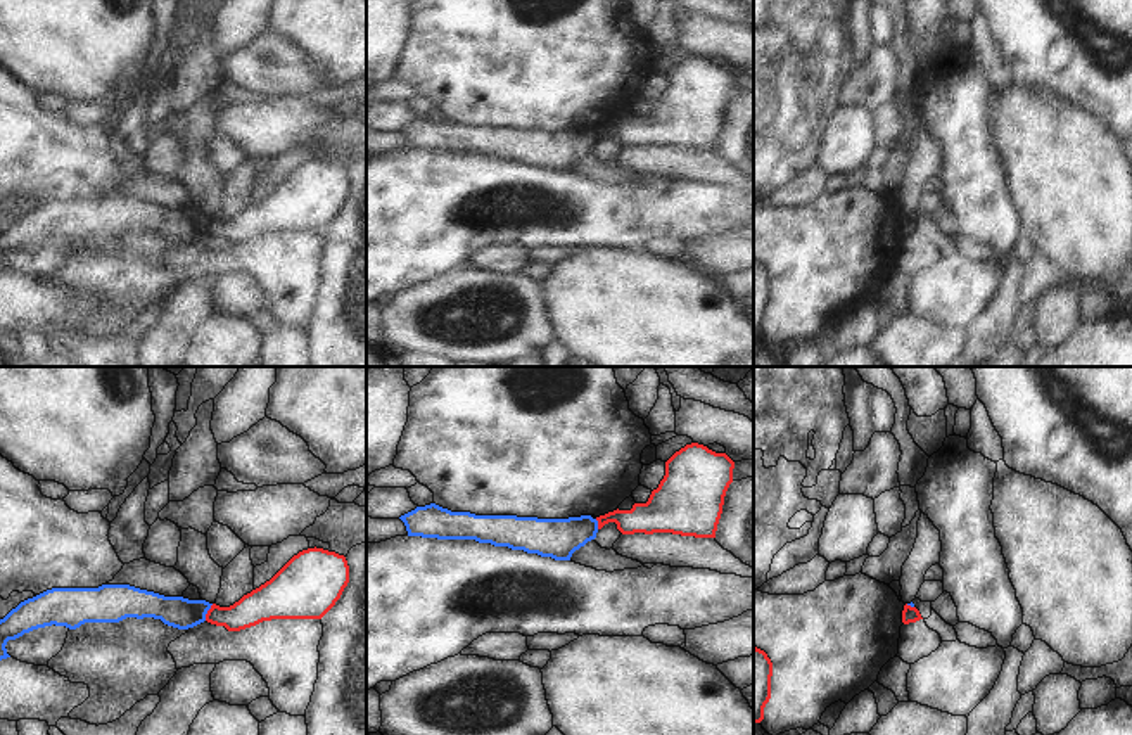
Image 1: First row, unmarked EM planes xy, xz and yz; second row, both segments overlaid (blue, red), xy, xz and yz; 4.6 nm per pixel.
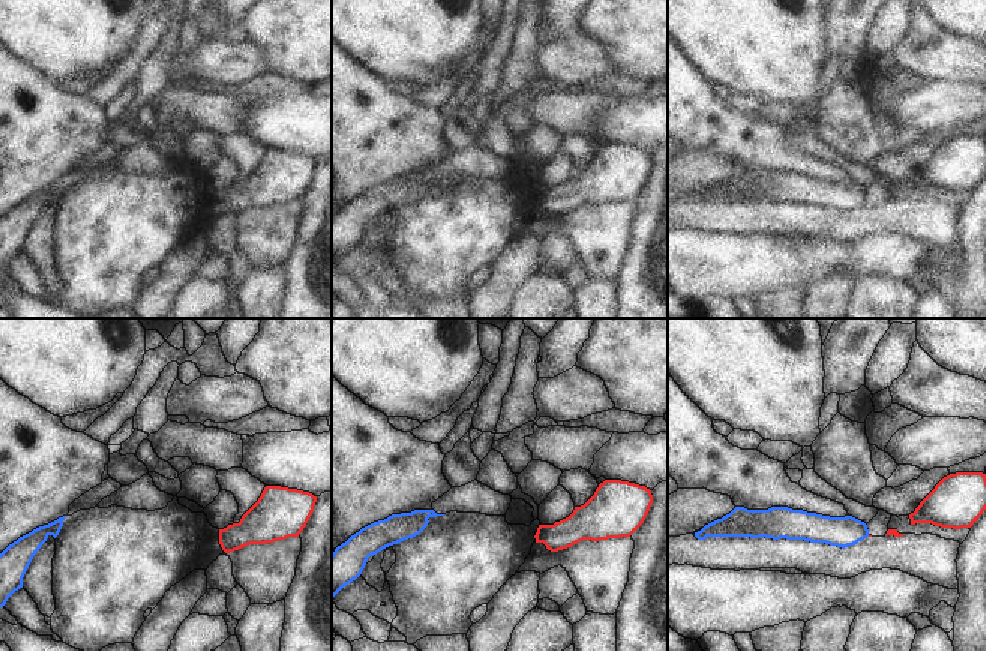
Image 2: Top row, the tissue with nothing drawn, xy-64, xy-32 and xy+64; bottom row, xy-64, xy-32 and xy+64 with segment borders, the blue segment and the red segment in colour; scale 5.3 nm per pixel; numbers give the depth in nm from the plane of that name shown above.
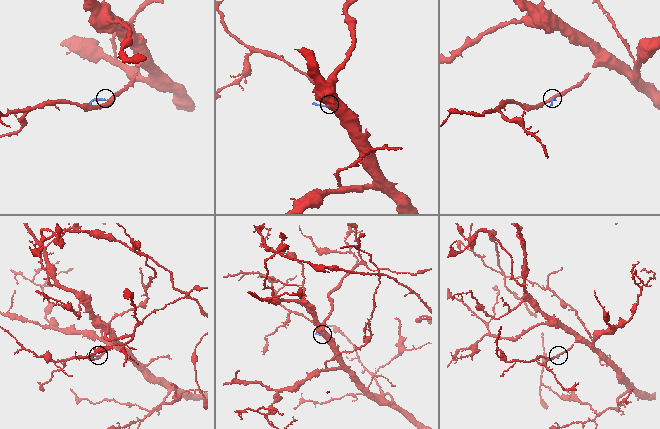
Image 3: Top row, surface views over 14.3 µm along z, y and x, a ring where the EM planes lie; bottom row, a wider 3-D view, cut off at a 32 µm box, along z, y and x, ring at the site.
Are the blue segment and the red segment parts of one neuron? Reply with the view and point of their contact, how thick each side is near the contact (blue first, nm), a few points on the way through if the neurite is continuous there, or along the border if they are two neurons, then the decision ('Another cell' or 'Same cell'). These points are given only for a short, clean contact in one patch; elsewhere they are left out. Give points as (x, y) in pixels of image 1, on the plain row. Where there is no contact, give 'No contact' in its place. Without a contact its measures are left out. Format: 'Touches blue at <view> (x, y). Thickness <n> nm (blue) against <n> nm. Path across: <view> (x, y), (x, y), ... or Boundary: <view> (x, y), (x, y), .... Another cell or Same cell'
Touches blue at xy (206, 225). Thickness 150 nm (blue) against 150 nm. Boundary: xy (213, 217), (204, 232). Another cell.

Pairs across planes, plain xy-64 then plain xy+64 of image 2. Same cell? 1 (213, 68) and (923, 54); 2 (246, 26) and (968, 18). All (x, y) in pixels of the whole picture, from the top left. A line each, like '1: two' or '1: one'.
1: one
2: one

